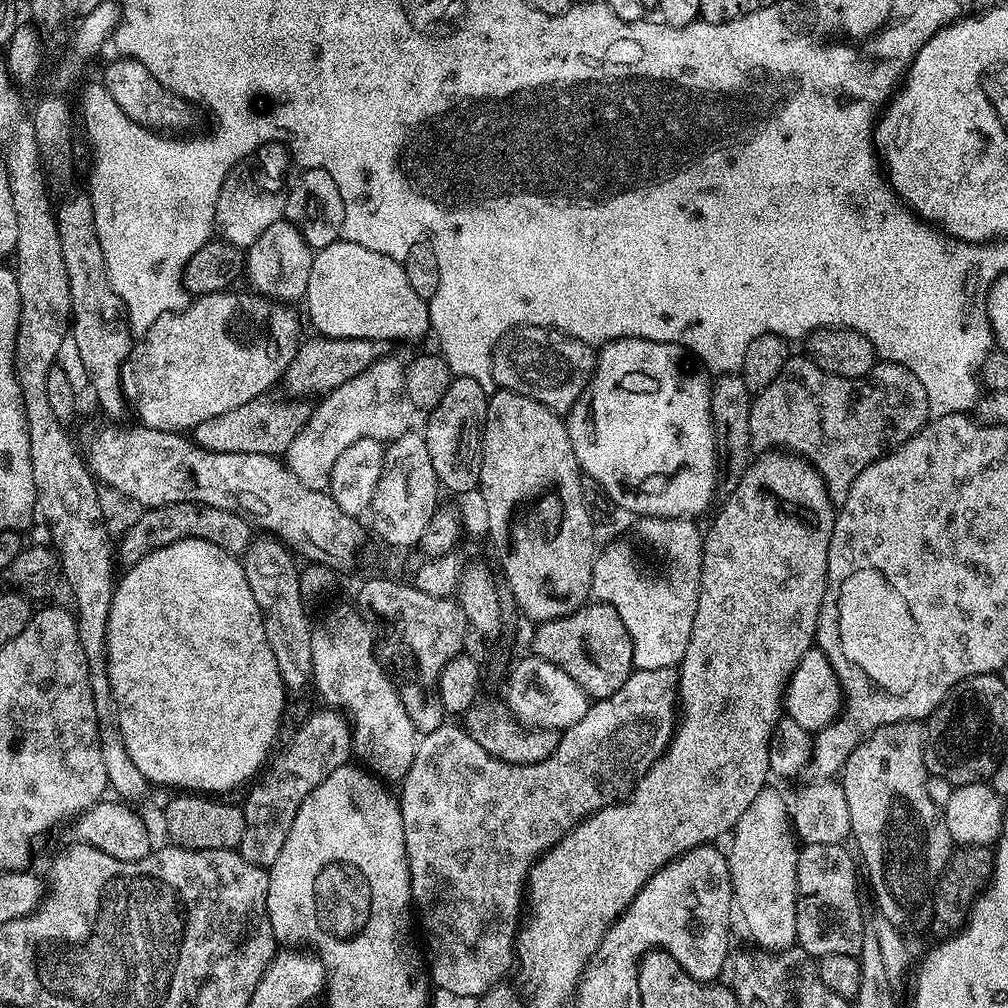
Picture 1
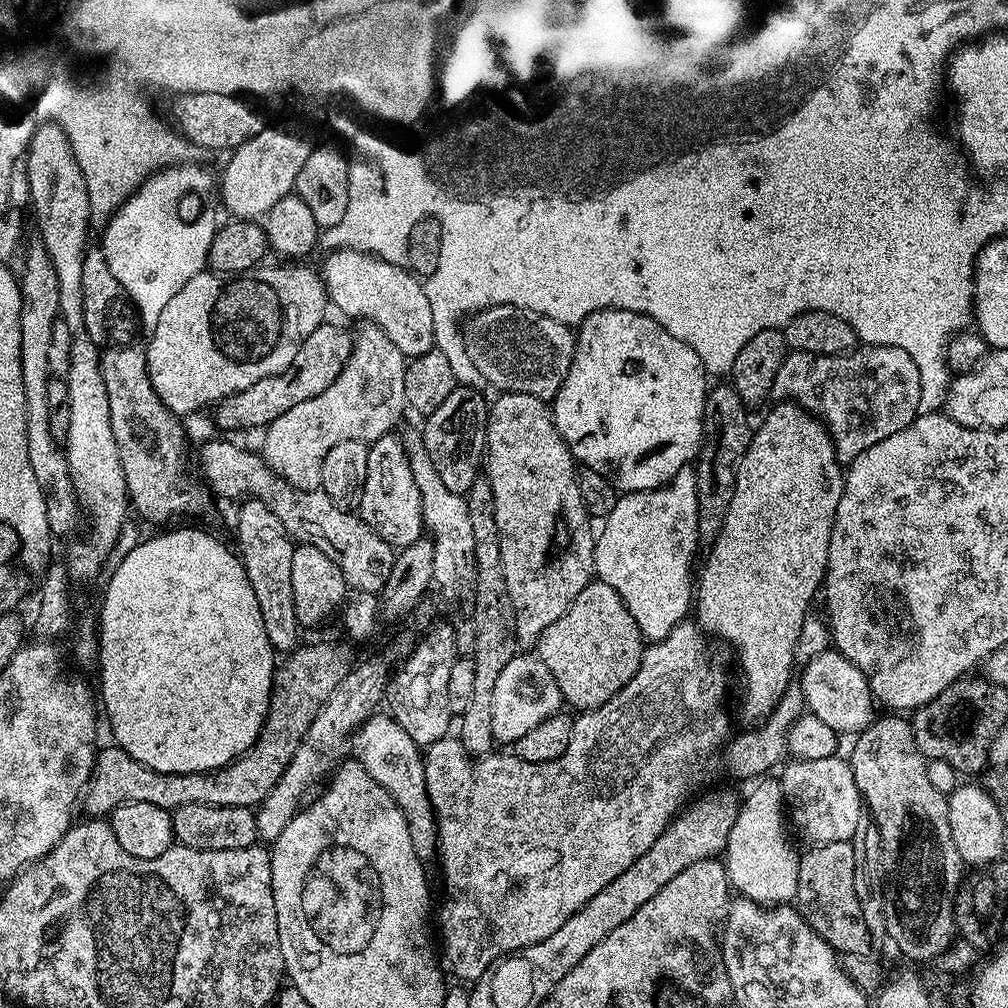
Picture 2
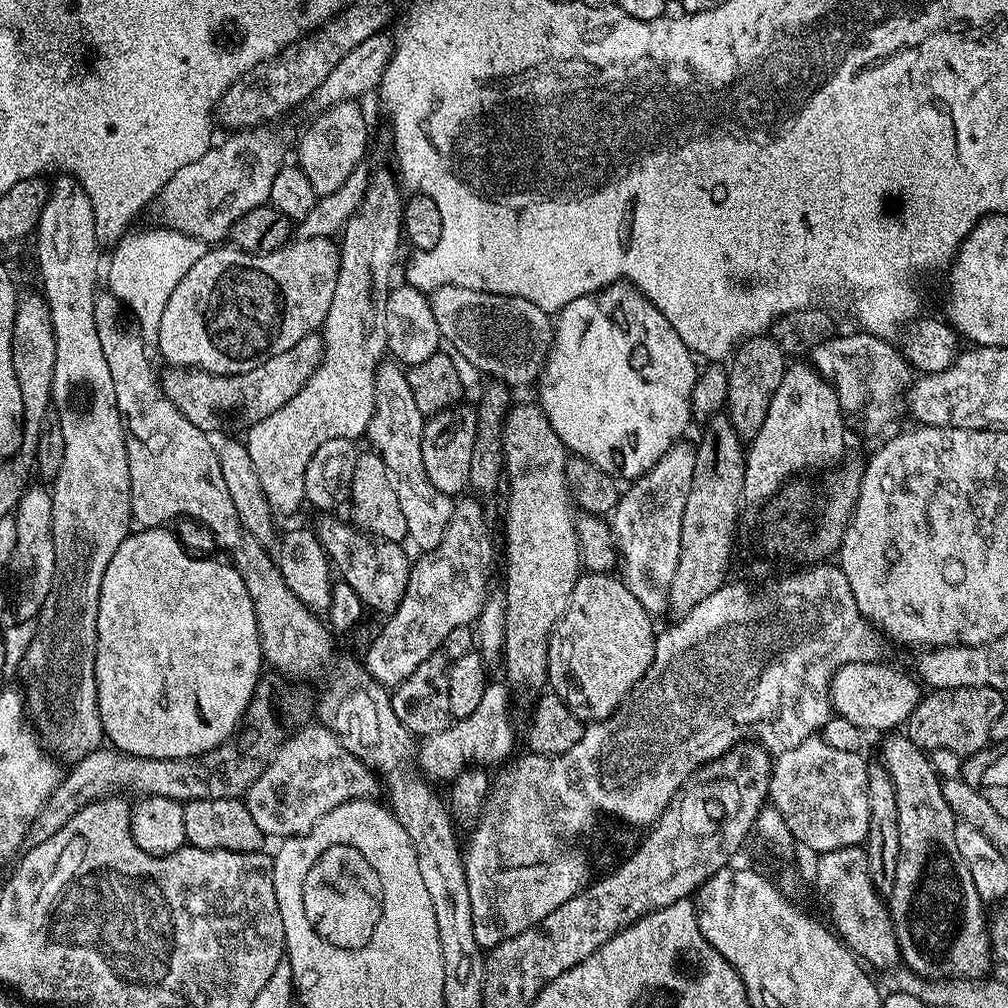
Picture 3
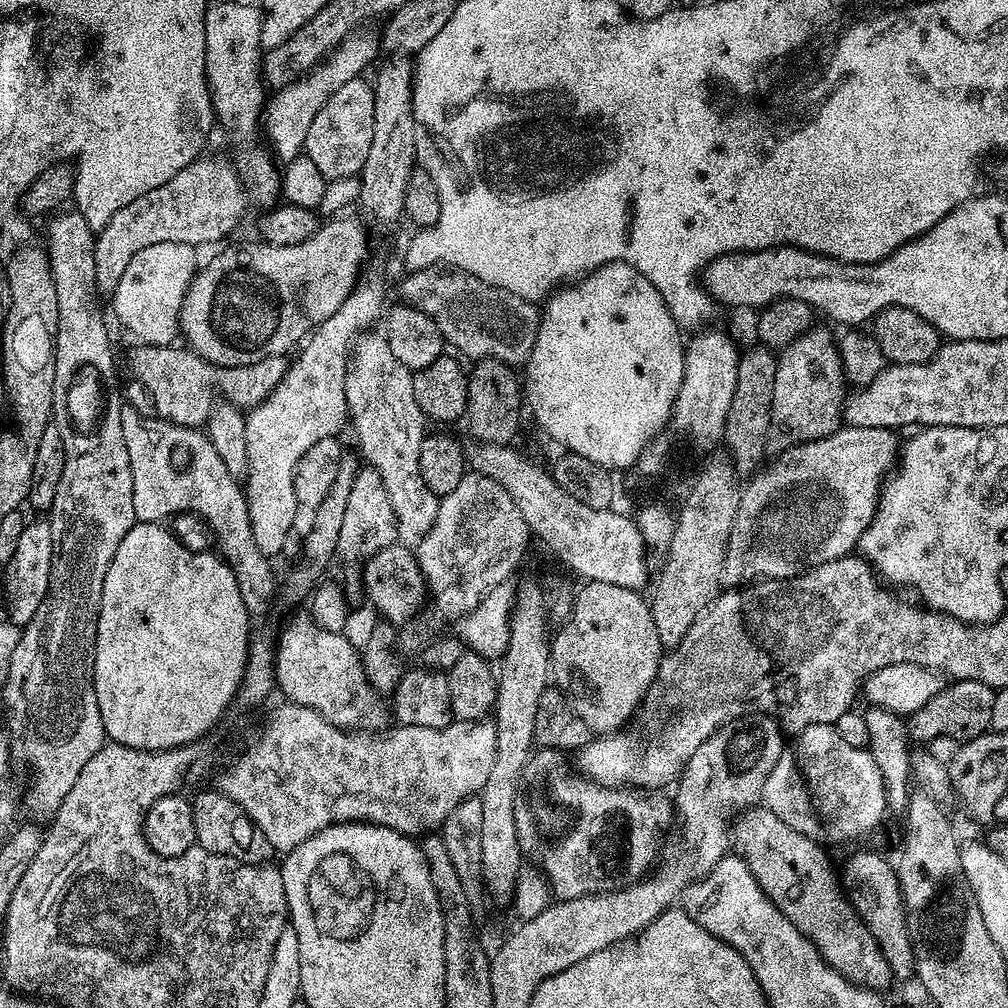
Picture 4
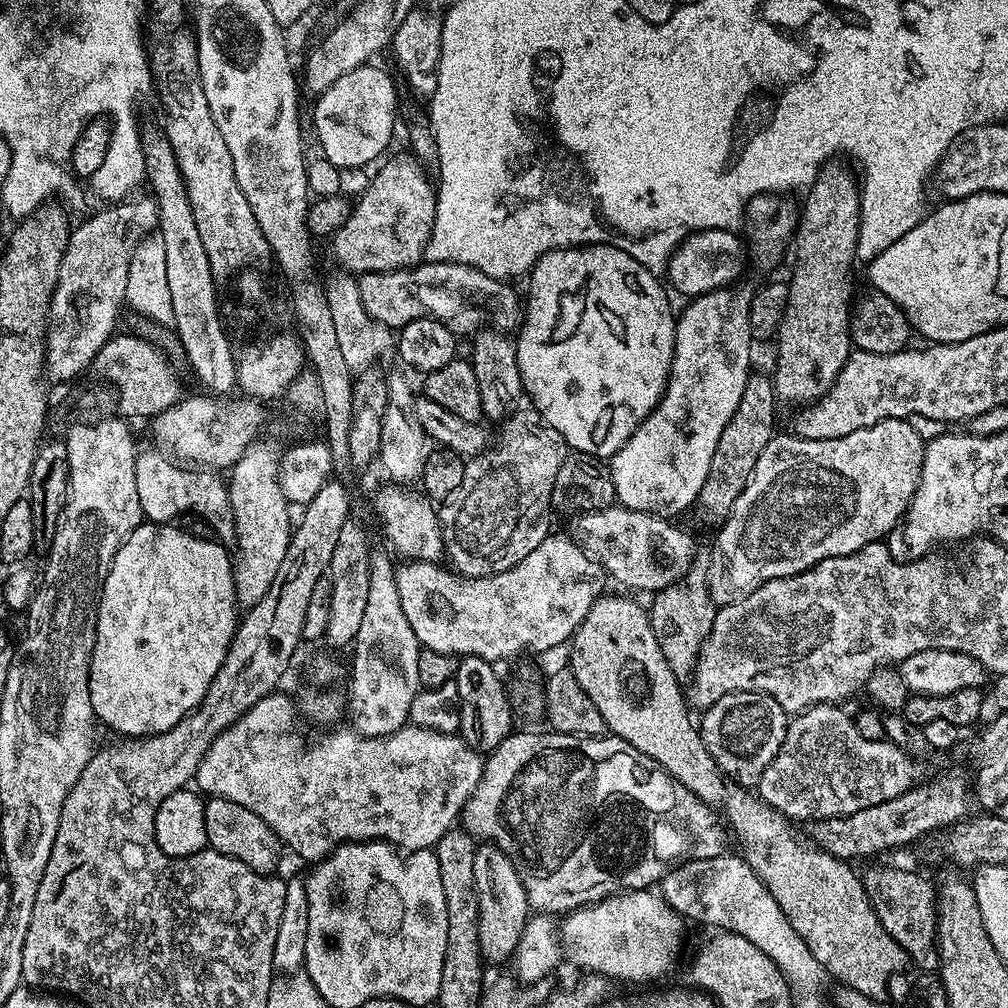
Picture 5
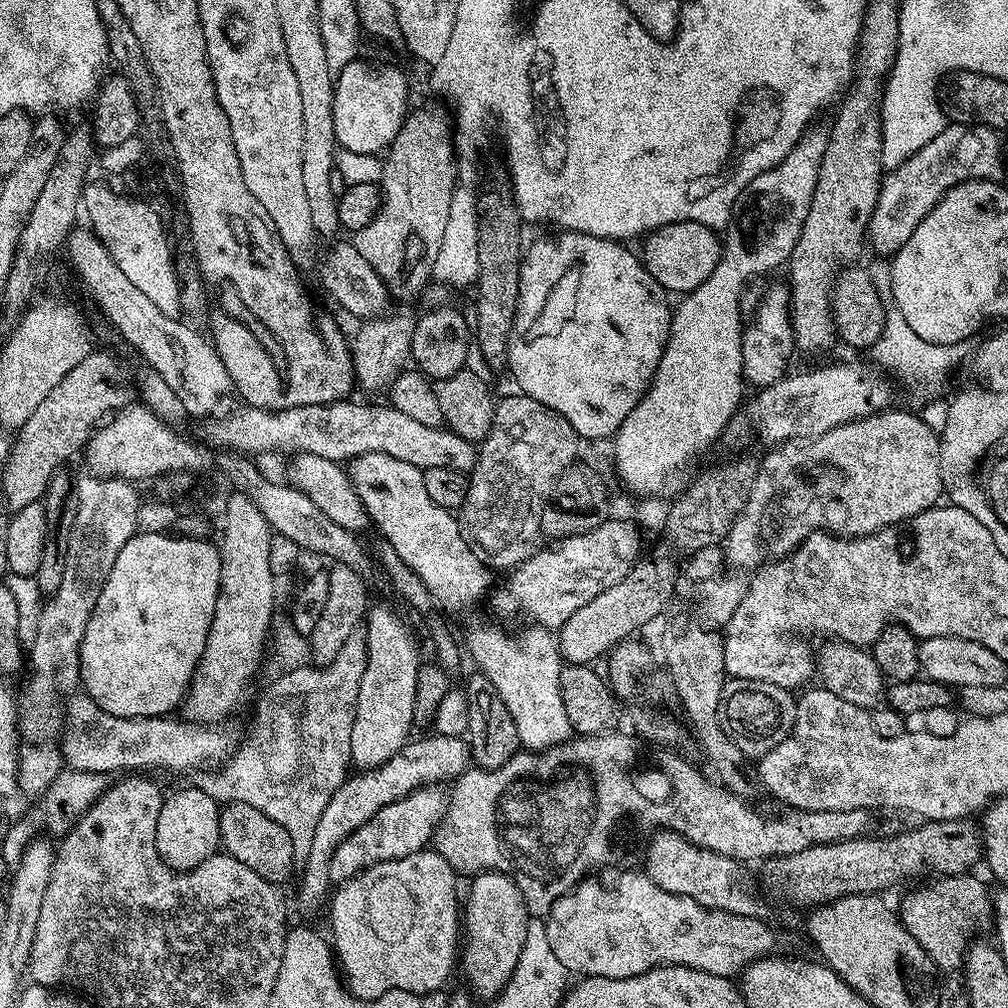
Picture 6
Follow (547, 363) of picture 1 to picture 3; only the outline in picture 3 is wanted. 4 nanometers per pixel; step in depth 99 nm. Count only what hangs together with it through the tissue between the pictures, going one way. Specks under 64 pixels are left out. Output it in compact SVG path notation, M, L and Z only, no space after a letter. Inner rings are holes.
M453 284L434 289L430 299L440 335L447 343L448 340L452 343L451 351L461 361L464 359L466 363L473 364L478 371L485 372L488 378L506 384L512 390L524 388L527 384L535 385L539 381L540 373L544 370L544 362L548 359L548 349L552 346L554 320L549 313L534 306L534 302L526 302L526 298L490 294Z

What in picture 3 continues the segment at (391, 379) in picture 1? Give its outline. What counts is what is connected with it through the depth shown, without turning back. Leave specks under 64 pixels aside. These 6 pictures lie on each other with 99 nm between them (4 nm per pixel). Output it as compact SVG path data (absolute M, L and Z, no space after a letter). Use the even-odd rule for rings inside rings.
M376 172L368 180L368 189L342 229L344 242L339 245L340 273L338 286L334 286L334 302L328 311L328 317L322 325L324 352L320 355L320 364L314 374L294 394L282 410L274 410L262 422L252 425L246 432L246 443L250 462L254 462L254 474L262 482L262 494L277 517L292 516L305 503L304 479L306 466L314 458L314 450L330 438L342 438L355 441L356 436L363 437L368 431L372 411L376 409L376 370L385 359L388 339L384 329L384 298L389 291L388 279L392 276L392 267L396 264L396 247L402 244L402 221L406 216L406 204L400 200L401 185L397 177L388 172Z

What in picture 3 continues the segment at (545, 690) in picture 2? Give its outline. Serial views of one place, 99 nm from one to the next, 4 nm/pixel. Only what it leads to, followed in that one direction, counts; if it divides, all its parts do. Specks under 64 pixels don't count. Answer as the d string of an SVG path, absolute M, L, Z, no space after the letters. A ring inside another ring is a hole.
M490 682L482 694L482 702L478 702L478 710L470 714L465 720L456 720L449 728L442 730L433 736L425 736L418 744L418 768L429 781L445 780L451 782L456 776L473 764L476 766L491 766L500 764L512 752L512 746L516 742L516 732L512 729L512 716L508 713L508 692L510 688L507 683Z

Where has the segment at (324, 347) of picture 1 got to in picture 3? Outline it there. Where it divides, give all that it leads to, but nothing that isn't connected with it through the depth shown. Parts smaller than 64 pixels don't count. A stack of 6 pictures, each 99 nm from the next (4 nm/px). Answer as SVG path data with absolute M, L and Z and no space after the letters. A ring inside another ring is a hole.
M319 331L311 332L302 342L298 342L290 350L282 350L282 354L274 354L274 358L266 358L262 366L254 366L254 370L246 370L233 376L219 376L199 370L168 370L159 377L158 383L162 395L170 401L187 420L194 422L198 430L215 434L221 429L231 429L231 424L241 430L262 422L274 410L282 410L286 402L306 386L306 382L314 374L320 364L320 355L324 352L324 338Z

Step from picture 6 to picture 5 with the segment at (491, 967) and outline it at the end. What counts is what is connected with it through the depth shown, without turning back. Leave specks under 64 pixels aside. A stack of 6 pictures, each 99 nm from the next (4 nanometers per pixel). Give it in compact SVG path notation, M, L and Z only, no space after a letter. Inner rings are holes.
M484 842L477 847L474 858L474 882L477 884L480 915L478 918L480 954L489 965L500 964L503 960L511 961L515 957L516 947L522 938L522 930L530 915L522 878L514 862L501 848L491 842Z

